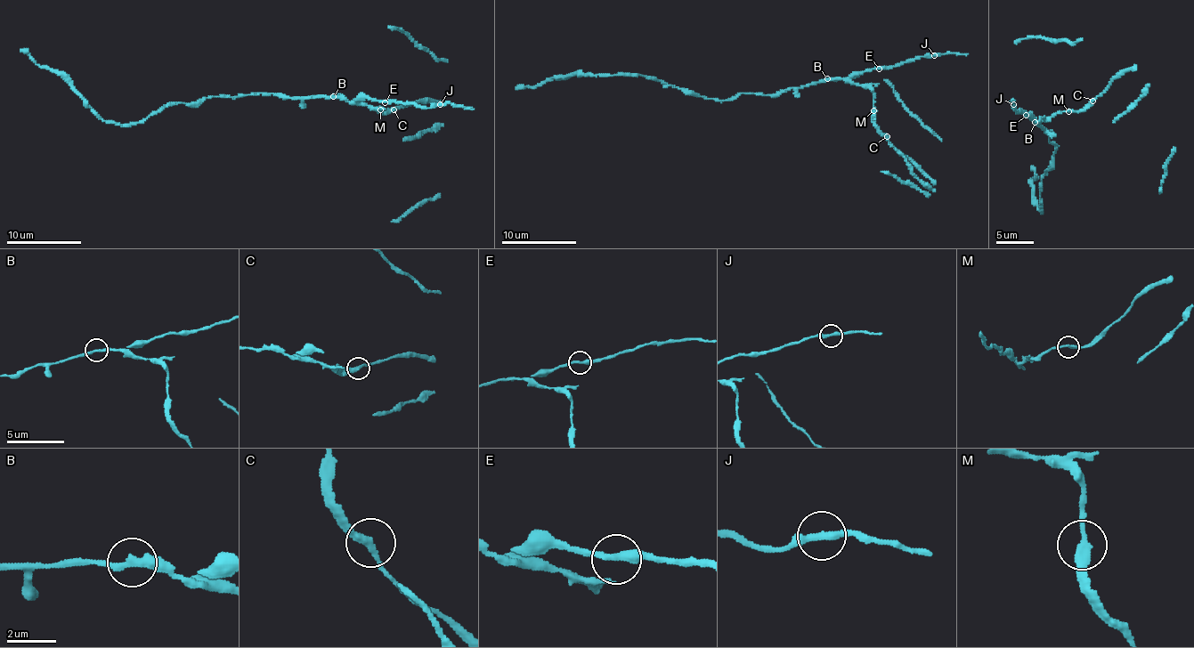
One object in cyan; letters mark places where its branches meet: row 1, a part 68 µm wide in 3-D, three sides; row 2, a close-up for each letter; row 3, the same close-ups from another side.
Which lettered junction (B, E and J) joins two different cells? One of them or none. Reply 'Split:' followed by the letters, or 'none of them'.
Split: B

